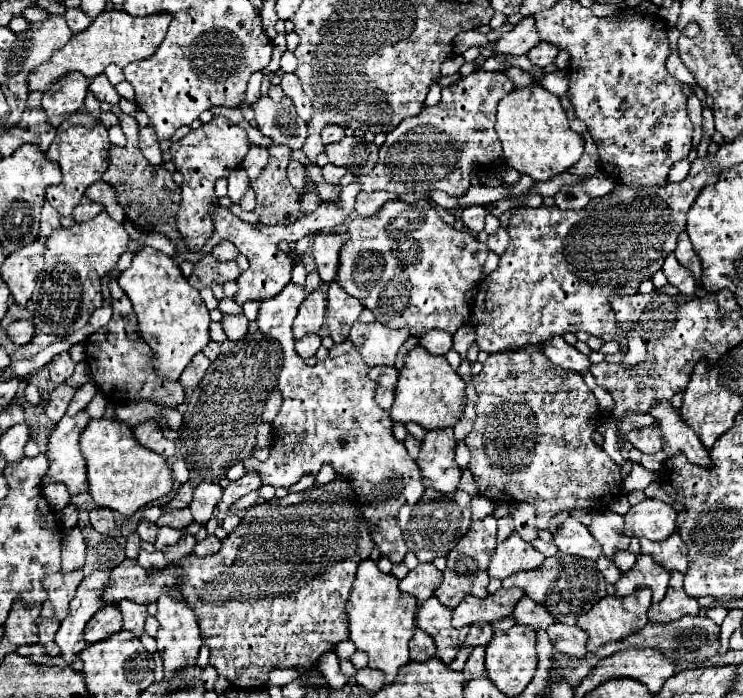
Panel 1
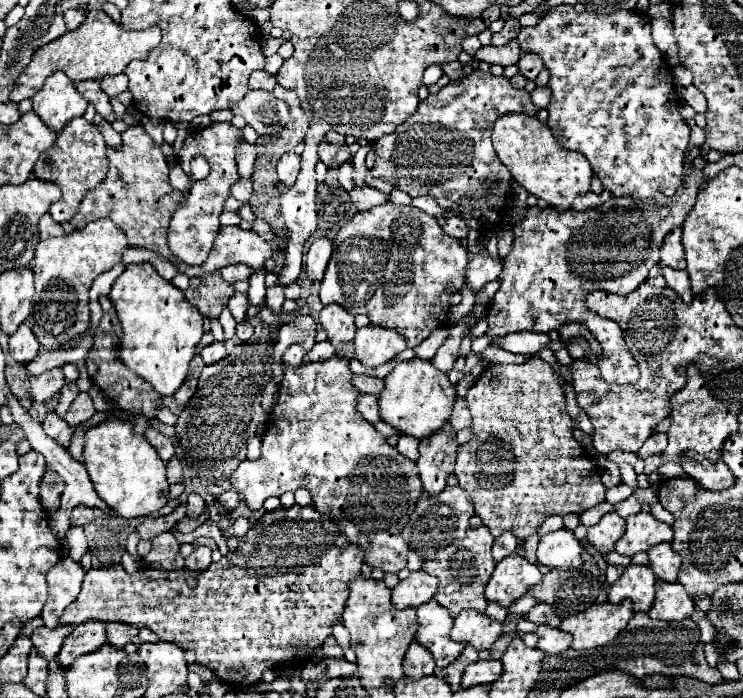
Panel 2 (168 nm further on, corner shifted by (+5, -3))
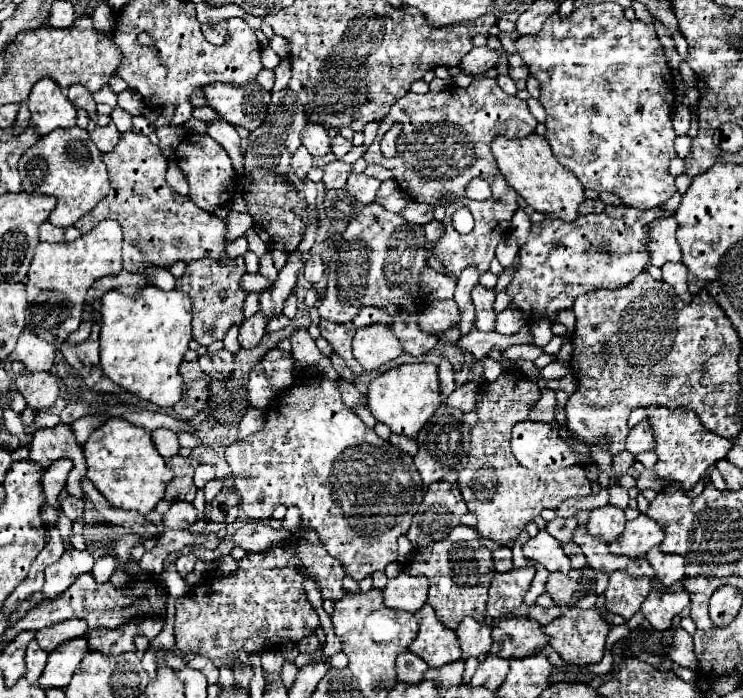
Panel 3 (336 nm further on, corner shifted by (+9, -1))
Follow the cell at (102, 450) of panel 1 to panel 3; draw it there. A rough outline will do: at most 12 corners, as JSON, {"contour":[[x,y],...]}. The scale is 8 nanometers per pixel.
{"contour":[[122,417],[92,431],[86,477],[114,507],[154,511],[174,477]]}

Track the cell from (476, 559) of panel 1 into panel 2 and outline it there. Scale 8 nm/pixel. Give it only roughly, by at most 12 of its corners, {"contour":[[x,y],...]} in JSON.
{"contour":[[466,535],[424,563],[438,577],[434,599],[456,617],[484,613],[496,561]]}

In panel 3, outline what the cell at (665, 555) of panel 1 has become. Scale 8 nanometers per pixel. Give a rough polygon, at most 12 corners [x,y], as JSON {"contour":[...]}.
{"contour":[[654,547],[646,559],[664,587],[686,577],[686,561]]}

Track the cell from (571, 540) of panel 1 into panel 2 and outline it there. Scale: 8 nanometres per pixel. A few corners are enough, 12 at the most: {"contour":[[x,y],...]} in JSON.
{"contour":[[558,529],[540,539],[542,565],[582,567],[584,543]]}

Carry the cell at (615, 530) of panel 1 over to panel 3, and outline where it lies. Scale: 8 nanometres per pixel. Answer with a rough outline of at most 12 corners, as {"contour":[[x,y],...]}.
{"contour":[[620,507],[590,511],[588,533],[612,543],[624,531]]}

